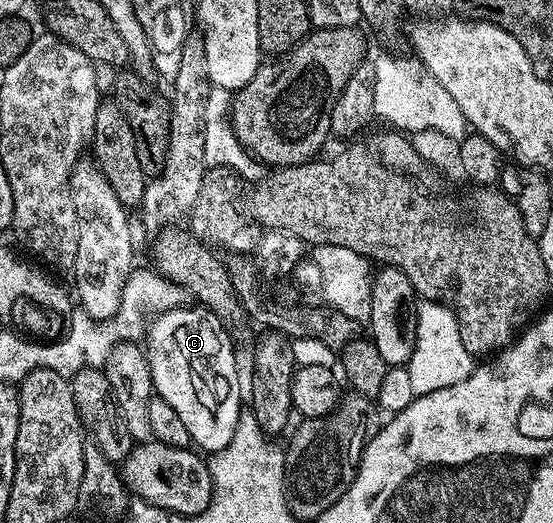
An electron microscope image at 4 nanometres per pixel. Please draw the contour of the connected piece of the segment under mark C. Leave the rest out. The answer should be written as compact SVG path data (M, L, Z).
M205 306L178 307L159 312L153 318L155 320L149 321L148 331L144 336L144 351L150 365L153 391L164 398L164 402L168 402L168 406L172 406L176 414L180 414L184 426L188 426L191 441L195 445L199 444L197 447L203 453L219 452L232 440L238 416L244 410L240 382L236 382L235 341L230 341L230 336L222 325L225 324L223 317L217 316Z

